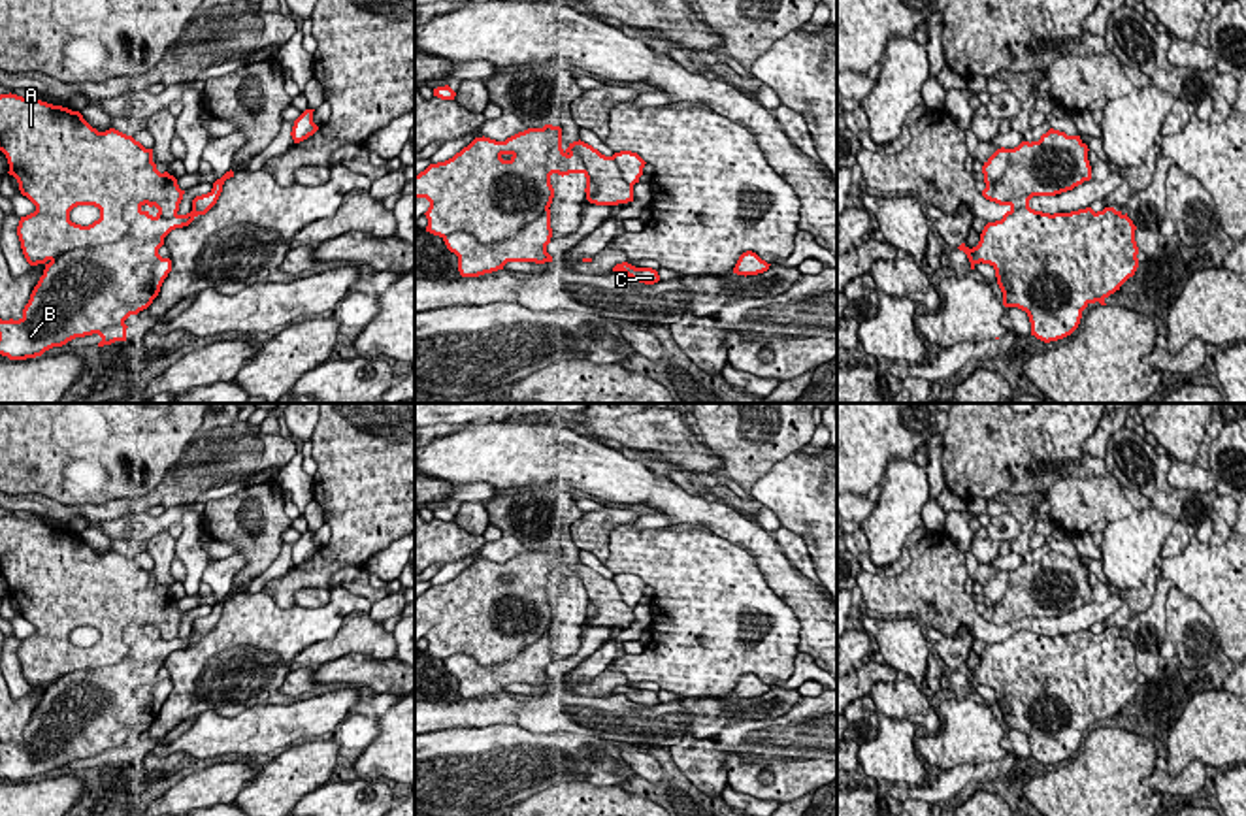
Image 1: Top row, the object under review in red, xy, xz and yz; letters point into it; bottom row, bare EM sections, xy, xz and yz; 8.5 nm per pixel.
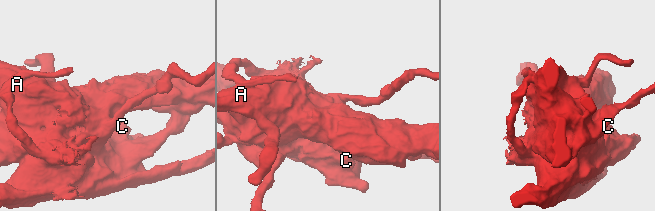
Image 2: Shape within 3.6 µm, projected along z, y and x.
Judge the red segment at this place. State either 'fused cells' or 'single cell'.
fused cells

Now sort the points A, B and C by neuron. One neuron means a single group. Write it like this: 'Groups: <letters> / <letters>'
Groups: A / B C

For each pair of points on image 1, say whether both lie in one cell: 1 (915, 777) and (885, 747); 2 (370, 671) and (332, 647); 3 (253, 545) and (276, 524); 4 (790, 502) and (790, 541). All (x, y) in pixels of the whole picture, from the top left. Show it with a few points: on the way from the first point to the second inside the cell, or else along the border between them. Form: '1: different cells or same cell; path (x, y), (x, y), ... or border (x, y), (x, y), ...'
1: same cell; path (907, 769), (892, 754)
2: different cells; border (391, 656), (347, 652), (327, 660), (311, 675)
3: same cell; path (259, 539), (270, 528)
4: different cells; border (781, 526), (802, 539), (815, 570)

